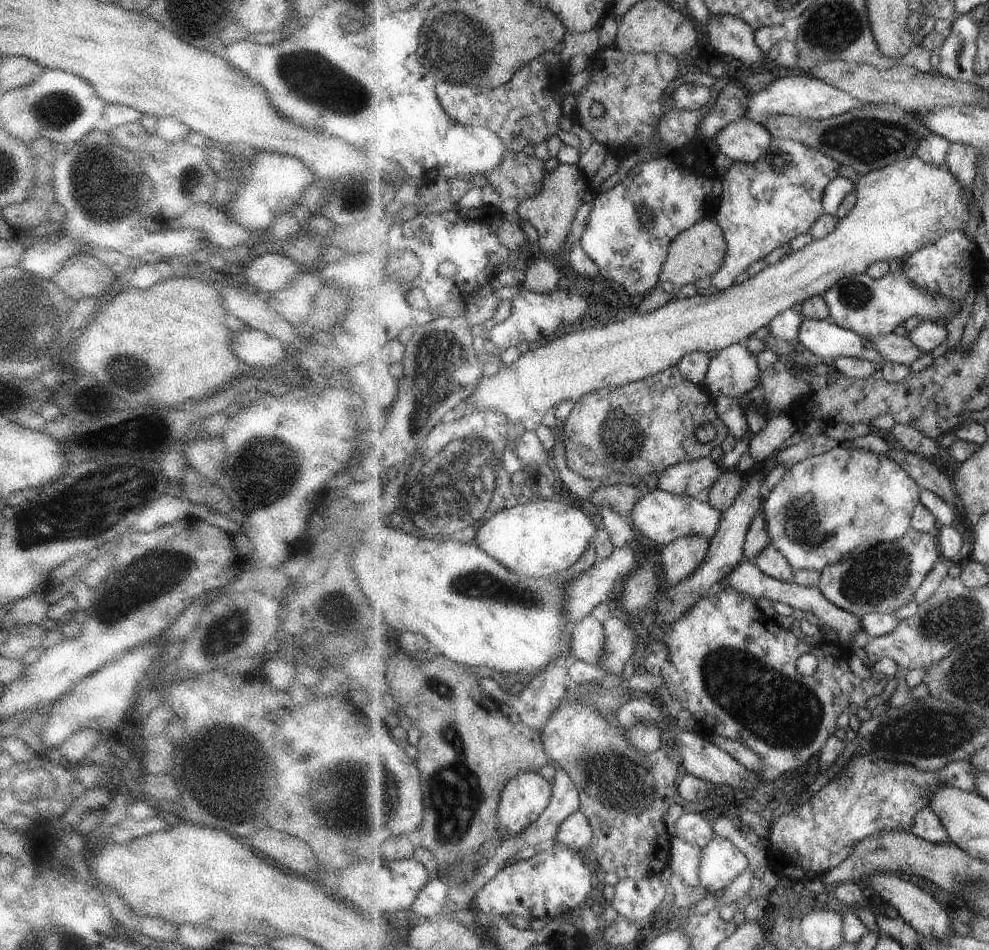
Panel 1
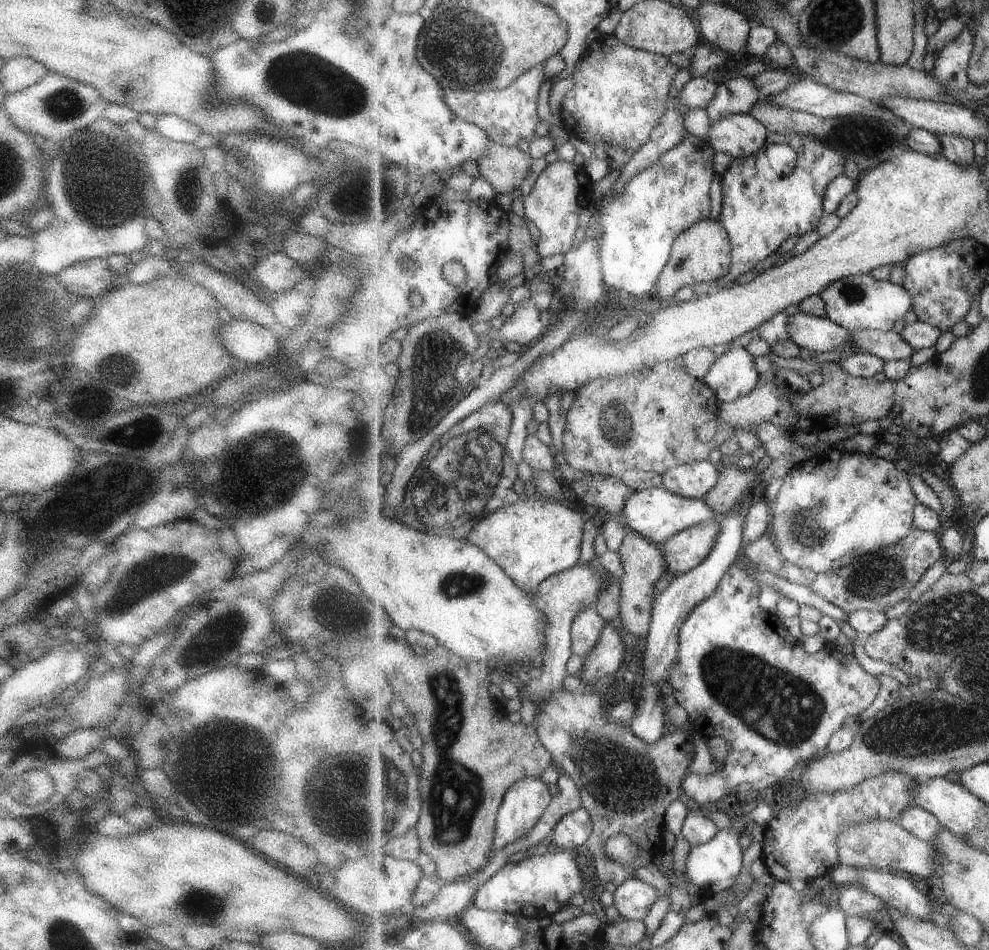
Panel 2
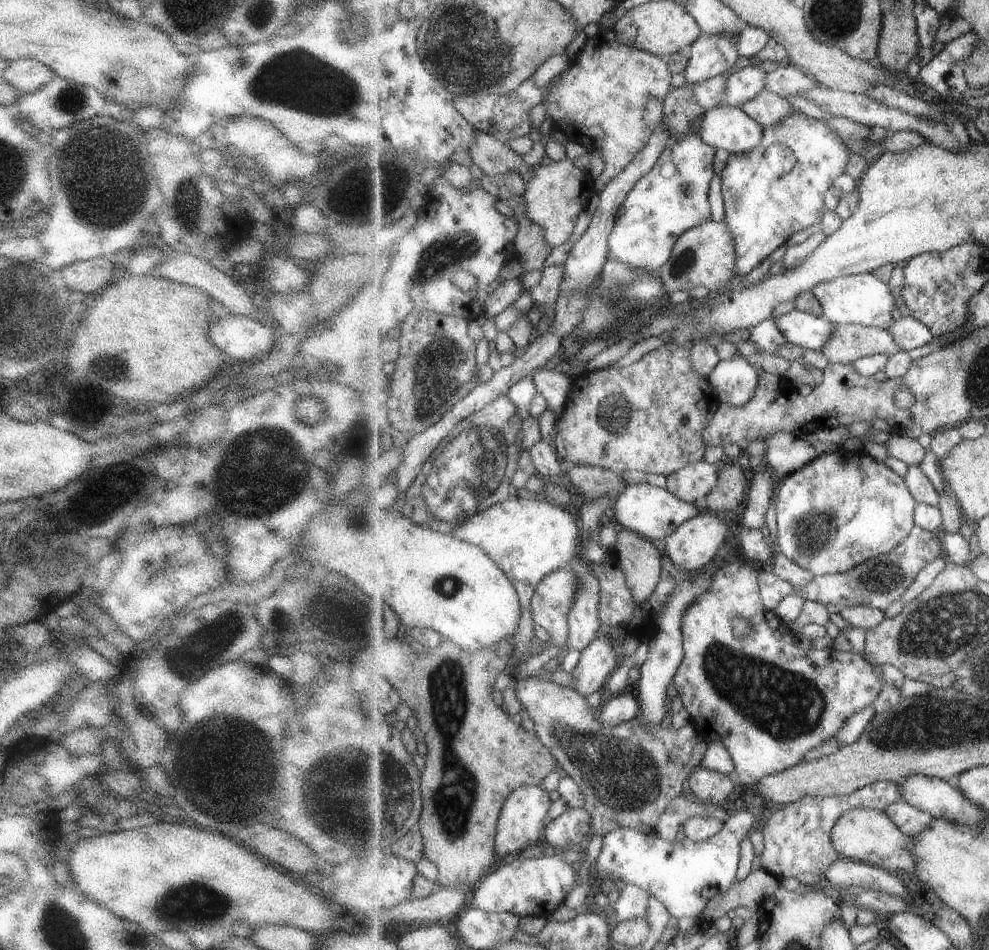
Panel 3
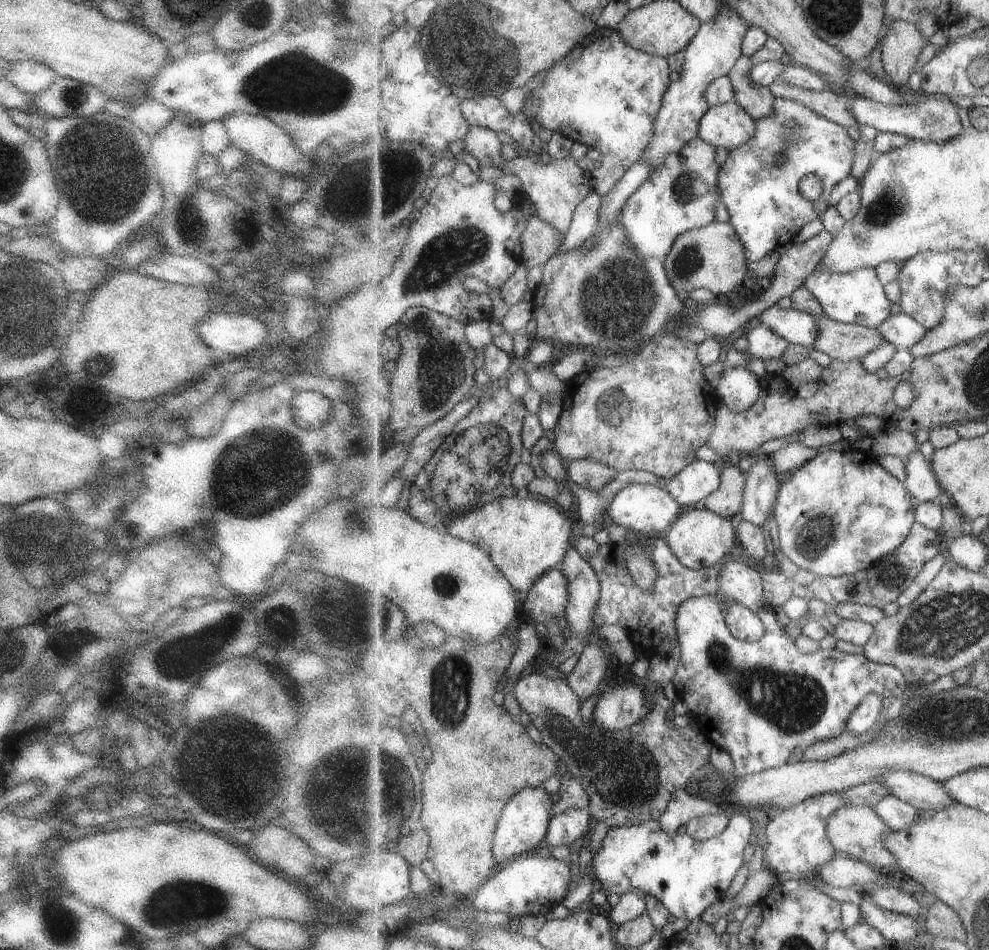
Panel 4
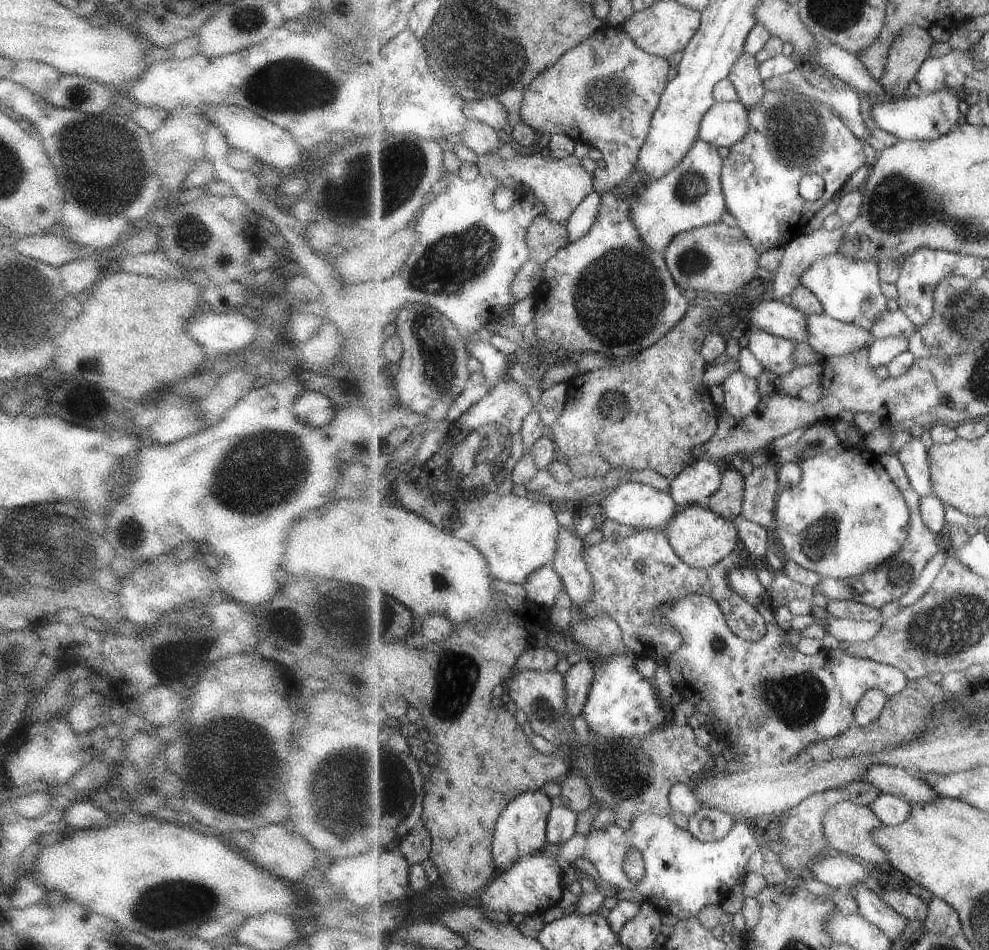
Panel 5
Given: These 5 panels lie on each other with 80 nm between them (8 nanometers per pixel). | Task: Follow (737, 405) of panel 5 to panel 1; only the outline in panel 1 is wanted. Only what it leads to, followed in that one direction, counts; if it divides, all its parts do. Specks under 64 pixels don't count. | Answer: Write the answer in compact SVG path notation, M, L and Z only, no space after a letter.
M735 343L713 354L703 385L714 395L739 399L760 382L759 360L747 346Z

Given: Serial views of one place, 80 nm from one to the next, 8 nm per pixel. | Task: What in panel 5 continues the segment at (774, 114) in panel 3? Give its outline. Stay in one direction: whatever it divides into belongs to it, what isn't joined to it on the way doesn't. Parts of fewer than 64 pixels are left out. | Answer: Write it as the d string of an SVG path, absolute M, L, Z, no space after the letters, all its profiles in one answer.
M744 53L733 66L731 82L739 93L740 101L748 108L757 106L768 91L760 75L760 62L756 56Z

